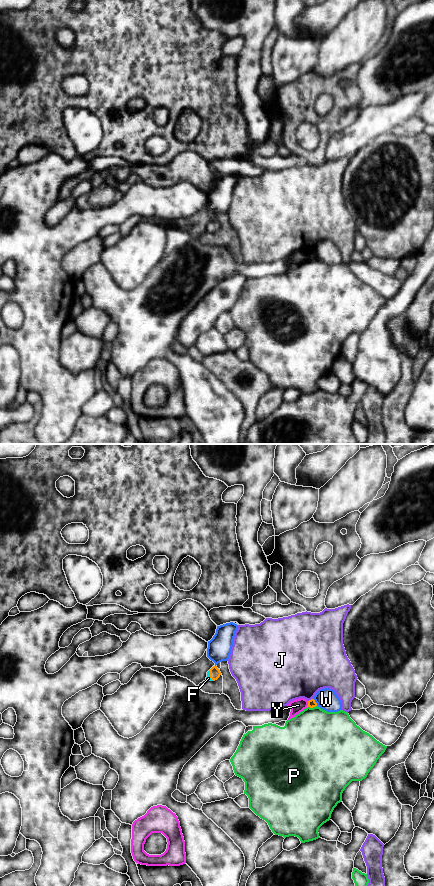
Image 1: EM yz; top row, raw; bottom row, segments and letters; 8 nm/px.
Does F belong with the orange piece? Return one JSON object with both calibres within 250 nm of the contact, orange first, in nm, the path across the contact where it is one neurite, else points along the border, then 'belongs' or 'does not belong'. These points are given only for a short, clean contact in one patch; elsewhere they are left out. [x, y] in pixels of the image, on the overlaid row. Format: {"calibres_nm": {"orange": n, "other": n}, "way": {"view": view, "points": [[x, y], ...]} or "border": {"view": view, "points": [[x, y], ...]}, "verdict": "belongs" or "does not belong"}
{"calibres_nm": {"orange": 90, "other": 40}, "way": {"view": "yz", "points": [[215, 673], [210, 675], [208, 678]]}, "verdict": "belongs"}

